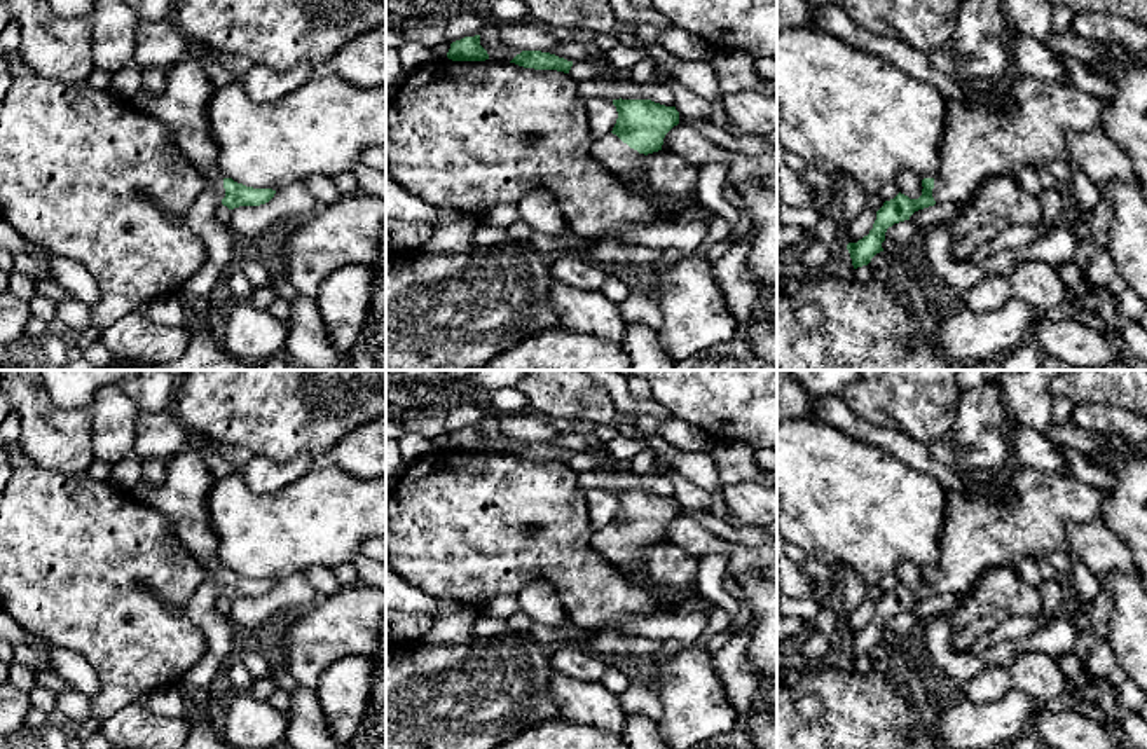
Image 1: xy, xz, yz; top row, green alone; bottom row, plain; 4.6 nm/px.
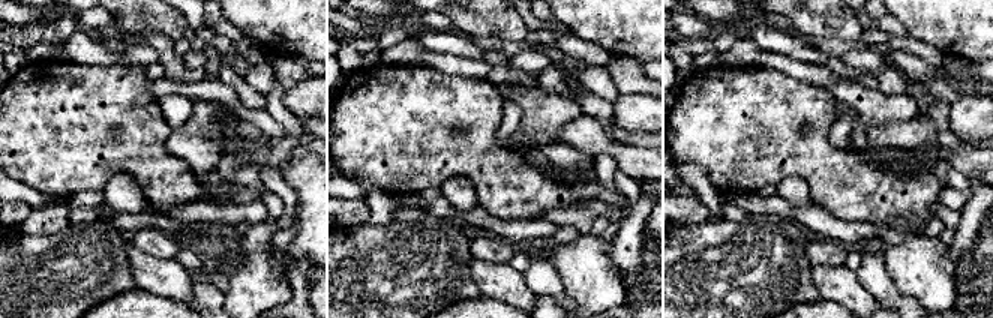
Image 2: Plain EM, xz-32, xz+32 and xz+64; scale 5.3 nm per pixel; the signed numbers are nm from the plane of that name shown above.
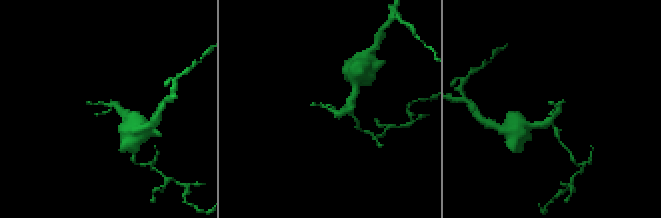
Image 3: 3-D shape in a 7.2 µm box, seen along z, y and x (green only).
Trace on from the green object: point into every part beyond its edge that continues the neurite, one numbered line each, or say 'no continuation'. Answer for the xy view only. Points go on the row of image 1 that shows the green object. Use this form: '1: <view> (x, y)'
1: xy (182, 107)

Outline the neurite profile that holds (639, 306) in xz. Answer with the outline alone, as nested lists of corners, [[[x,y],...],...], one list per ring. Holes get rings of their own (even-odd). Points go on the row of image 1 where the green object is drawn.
[[[641,285],[634,286],[628,297],[618,302],[620,318],[625,323],[642,323],[660,333],[663,314],[655,297]]]

